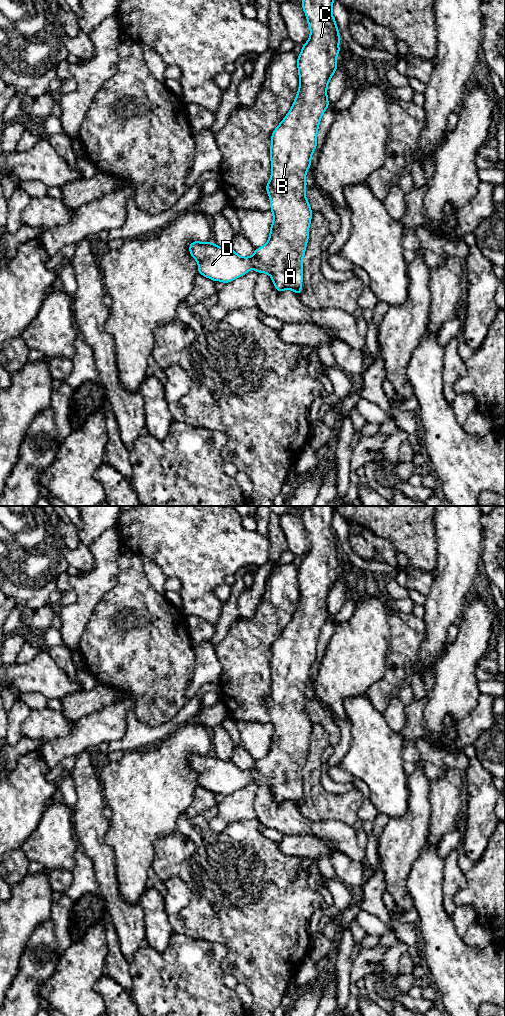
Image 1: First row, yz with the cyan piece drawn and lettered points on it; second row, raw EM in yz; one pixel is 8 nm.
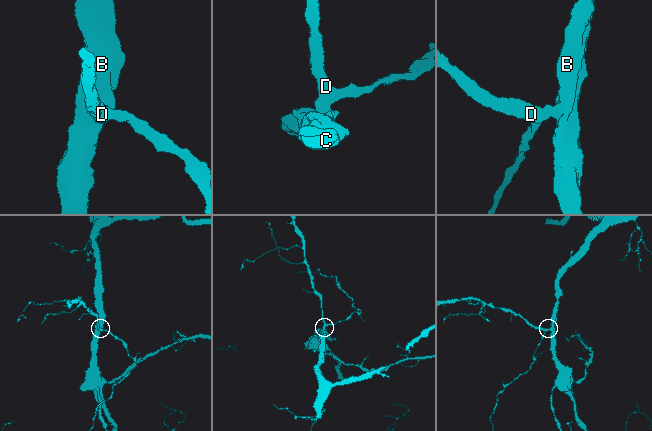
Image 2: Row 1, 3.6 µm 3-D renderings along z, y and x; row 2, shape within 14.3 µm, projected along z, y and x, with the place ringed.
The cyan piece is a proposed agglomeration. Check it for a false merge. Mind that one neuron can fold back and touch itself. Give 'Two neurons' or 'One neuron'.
One neuron

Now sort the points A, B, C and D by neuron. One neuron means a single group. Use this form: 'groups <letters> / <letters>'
groups A B C D

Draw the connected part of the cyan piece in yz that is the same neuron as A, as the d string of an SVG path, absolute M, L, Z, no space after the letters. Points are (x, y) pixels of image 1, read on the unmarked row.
M306 506L302 511L310 540L310 549L298 567L299 601L290 623L275 640L271 648L271 690L266 697L270 709L273 735L266 756L255 761L250 769L242 769L233 761L223 761L213 754L194 753L189 757L191 768L198 774L198 783L213 793L228 795L254 781L269 786L278 804L293 802L299 808L302 802L302 772L309 751L312 722L305 708L306 685L311 668L317 658L319 635L329 618L327 599L335 585L339 561L339 542L333 529L333 513L336 506Z

